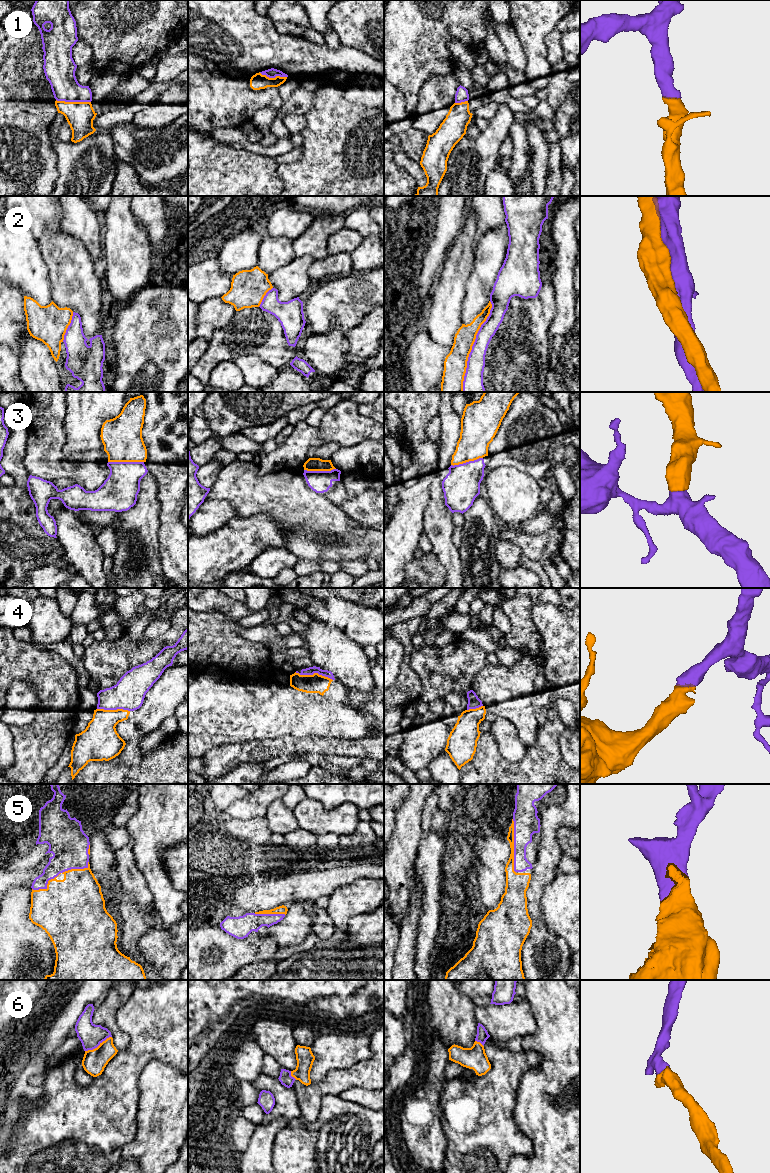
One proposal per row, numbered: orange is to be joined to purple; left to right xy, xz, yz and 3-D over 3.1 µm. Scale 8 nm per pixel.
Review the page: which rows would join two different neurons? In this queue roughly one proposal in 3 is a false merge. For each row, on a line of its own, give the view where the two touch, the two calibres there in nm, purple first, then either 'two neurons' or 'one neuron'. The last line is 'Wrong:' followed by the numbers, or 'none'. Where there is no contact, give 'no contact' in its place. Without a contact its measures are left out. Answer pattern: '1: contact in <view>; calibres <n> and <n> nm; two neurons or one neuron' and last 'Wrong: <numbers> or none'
1: contact in xy; calibres 240 and 220 nm; one neuron
2: contact in yz; calibres 150 and 190 nm; two neurons
3: contact in xy; calibres 300 and 320 nm; one neuron
4: contact in xz; calibres 60 and 150 nm; one neuron
5: contact in yz; calibres 200 and 100 nm; one neuron
6: contact in xy; calibres 190 and 190 nm; one neuron
Wrong: 2

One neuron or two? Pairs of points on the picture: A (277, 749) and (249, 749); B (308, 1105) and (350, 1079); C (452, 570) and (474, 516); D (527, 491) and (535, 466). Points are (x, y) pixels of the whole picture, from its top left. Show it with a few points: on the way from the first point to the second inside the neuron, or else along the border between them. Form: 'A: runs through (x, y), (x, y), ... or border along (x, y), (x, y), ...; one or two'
A: runs through (270, 749), (256, 749); one
B: runs through (318, 1094), (326, 1086), (339, 1080); one
C: border along (457, 547), (464, 574); two
D: border along (510, 466), (529, 473), (536, 480); two

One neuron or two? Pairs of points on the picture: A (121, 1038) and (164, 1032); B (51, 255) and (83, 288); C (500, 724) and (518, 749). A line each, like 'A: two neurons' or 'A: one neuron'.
A: two neurons
B: one neuron
C: one neuron

